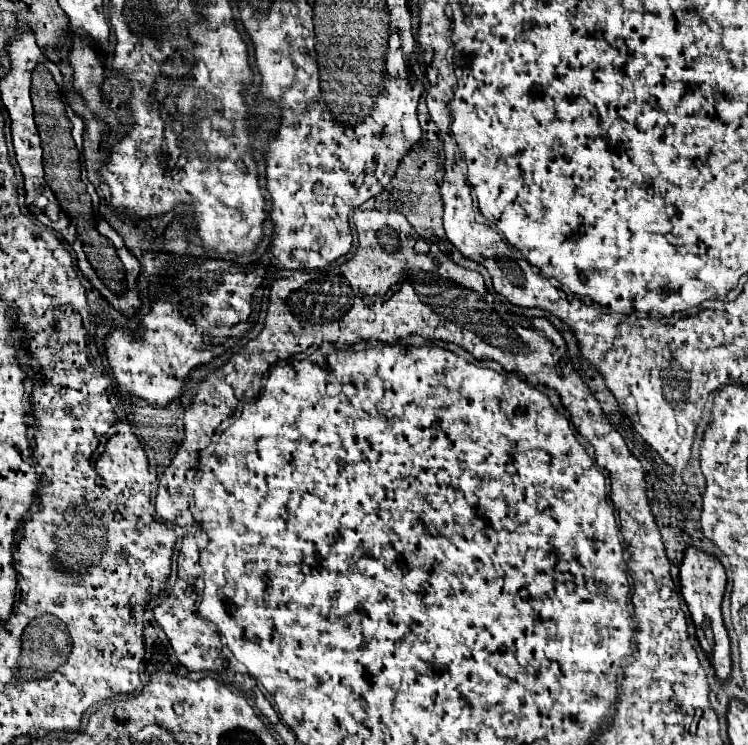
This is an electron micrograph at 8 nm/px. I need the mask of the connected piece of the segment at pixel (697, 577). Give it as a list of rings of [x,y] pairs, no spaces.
[[[687,548],[681,564],[681,594],[691,612],[691,620],[695,624],[695,636],[703,652],[707,654],[711,666],[715,668],[715,676],[725,682],[731,678],[731,648],[729,648],[729,634],[723,626],[723,616],[721,616],[723,592],[725,592],[725,570],[721,562],[697,548]]]

